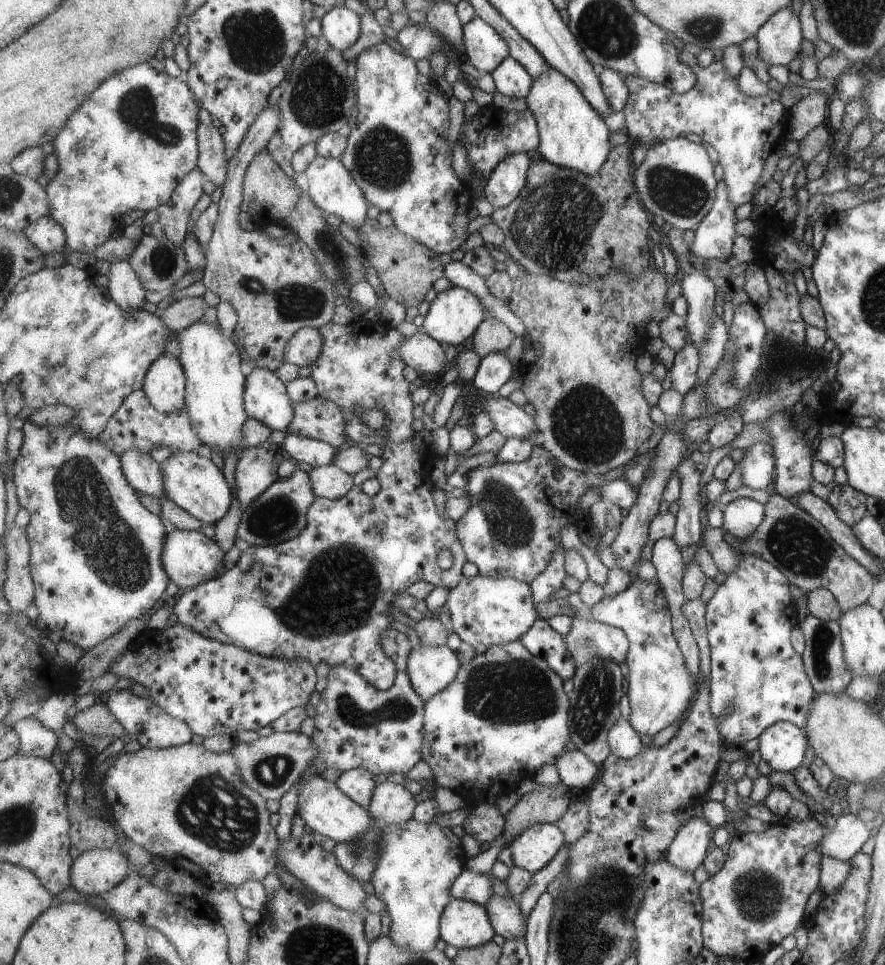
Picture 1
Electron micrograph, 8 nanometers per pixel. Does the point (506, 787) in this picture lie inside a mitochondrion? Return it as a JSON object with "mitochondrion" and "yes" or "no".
{"mitochondrion":"no"}

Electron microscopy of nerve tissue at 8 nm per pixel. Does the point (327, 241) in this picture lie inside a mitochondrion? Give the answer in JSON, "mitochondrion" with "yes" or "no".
{"mitochondrion":"yes"}

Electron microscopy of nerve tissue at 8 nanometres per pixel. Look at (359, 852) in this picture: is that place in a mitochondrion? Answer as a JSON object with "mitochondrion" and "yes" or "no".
{"mitochondrion":"yes"}

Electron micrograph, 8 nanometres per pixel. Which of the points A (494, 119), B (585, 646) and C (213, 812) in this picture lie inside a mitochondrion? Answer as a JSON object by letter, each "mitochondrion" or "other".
{"A":"other","B":"mitochondrion","C":"mitochondrion"}

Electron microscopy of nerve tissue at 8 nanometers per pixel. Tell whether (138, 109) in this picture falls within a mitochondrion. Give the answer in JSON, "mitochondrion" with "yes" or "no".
{"mitochondrion":"yes"}

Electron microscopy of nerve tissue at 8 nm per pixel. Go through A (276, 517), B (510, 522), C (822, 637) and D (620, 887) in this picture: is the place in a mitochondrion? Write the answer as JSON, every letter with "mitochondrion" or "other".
{"A":"mitochondrion","B":"mitochondrion","C":"mitochondrion","D":"mitochondrion"}

